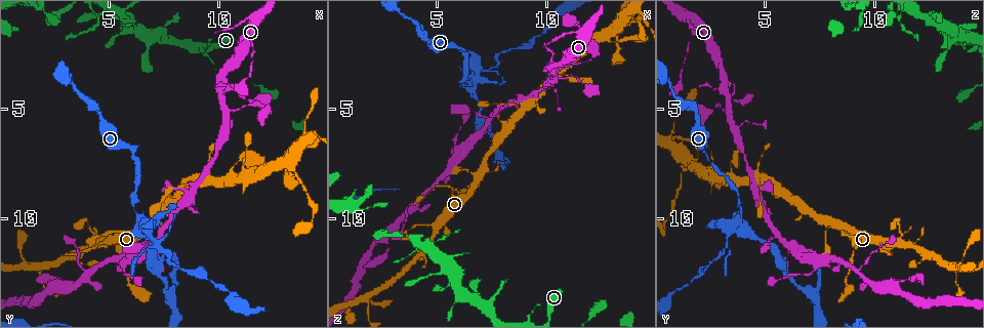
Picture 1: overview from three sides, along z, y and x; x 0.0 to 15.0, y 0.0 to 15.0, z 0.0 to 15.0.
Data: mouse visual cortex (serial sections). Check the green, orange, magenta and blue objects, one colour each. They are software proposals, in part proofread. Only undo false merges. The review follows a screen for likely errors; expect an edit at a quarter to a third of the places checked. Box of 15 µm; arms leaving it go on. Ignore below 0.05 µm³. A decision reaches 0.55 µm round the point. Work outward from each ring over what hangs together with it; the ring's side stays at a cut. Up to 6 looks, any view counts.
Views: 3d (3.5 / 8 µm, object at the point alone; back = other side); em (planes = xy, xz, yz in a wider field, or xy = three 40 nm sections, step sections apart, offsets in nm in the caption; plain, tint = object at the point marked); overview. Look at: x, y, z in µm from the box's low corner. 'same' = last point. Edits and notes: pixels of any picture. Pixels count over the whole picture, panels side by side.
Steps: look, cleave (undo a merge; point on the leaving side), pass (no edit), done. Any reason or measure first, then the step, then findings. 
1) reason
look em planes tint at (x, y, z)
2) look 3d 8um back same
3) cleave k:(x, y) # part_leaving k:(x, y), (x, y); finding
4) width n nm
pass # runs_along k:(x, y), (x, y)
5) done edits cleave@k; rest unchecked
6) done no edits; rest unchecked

three arms meet
look 3d 8um back at (6.9, 10.2, 8.2)

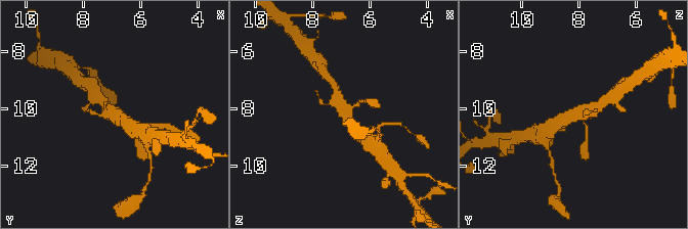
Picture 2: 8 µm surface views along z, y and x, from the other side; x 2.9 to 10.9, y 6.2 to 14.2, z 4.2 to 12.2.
now the EM
look em xy step 1 tint at (6.8, 10.2, 8.2)

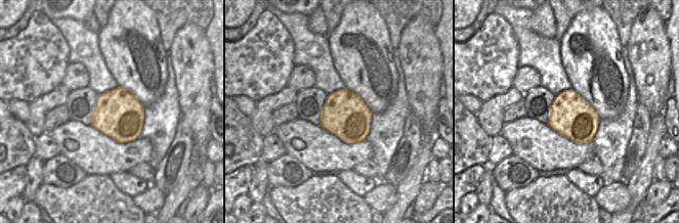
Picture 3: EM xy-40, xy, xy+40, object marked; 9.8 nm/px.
pass # runs_along 2:(357, 135), (338, 104), (334, 89); all the same cell

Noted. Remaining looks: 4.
calibre changes
look 3d 3.5um at (6.7, 10.0, 3.6)

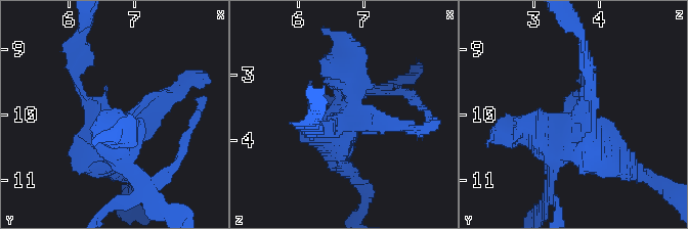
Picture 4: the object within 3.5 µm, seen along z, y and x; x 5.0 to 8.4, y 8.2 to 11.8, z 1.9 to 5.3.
look em xy step 2 tint at (6.65, 10.10, 3.70)

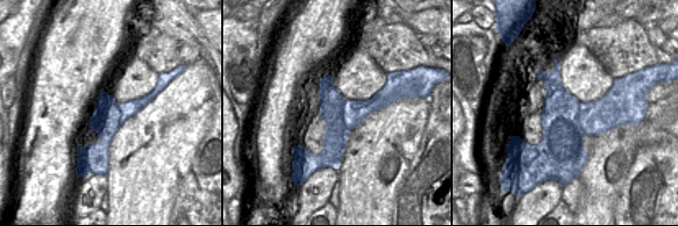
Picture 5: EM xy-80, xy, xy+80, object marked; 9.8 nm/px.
look em xy step 1 tint same

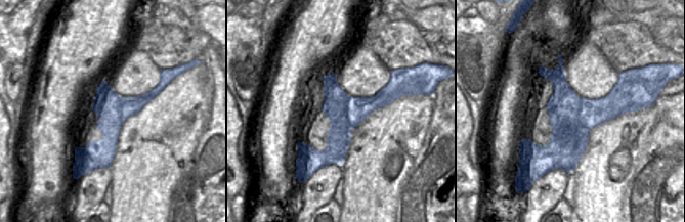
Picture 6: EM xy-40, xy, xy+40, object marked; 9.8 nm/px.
pass # runs_along 4:(76, 71), (79, 89), (114, 121), (117, 168); all the same cell

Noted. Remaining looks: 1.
done no edits; rest unchecked

